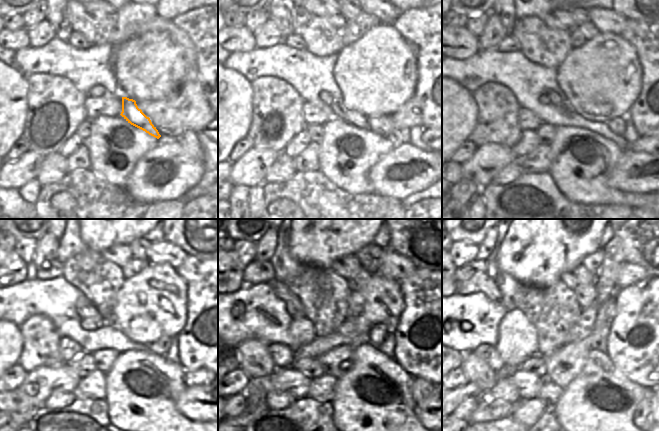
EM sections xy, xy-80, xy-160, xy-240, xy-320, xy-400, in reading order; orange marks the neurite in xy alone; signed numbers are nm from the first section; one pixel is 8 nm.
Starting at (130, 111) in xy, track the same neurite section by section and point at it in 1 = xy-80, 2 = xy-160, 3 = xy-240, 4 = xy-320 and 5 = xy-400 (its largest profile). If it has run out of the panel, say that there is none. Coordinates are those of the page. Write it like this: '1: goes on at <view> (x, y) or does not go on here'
1: goes on at xy-80 (339, 109)
2: goes on at xy-160 (554, 99)
3: goes on at xy-240 (85, 310)
4: goes on at xy-320 (294, 307)
5: goes on at xy-400 (483, 283)

